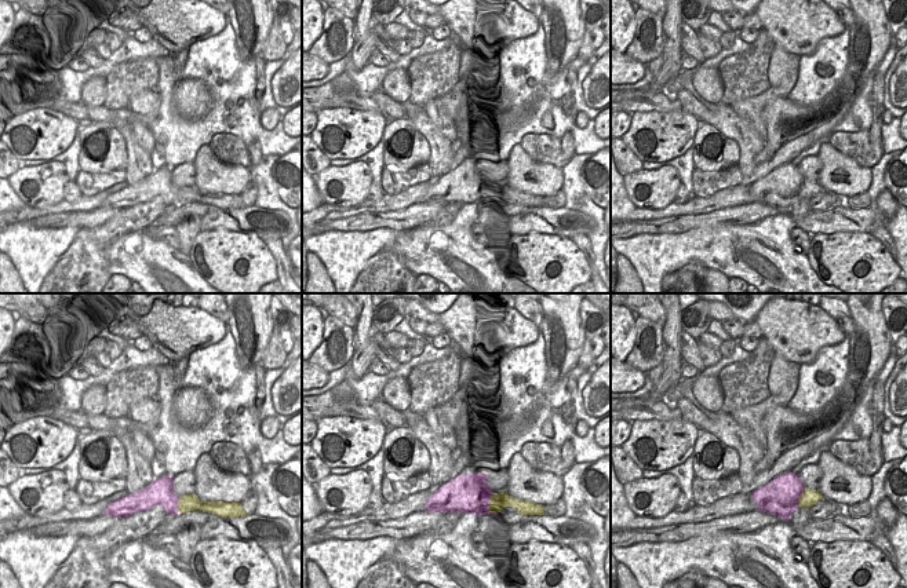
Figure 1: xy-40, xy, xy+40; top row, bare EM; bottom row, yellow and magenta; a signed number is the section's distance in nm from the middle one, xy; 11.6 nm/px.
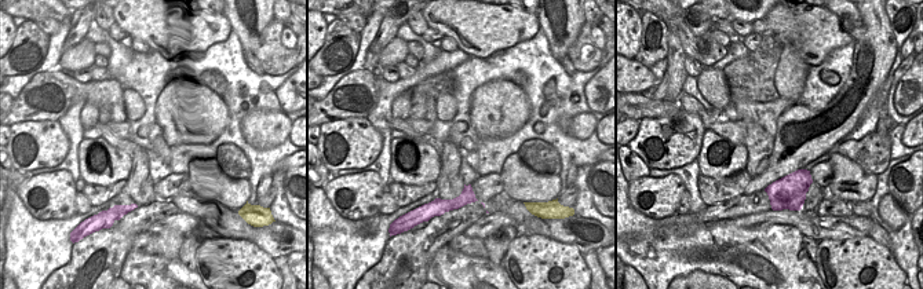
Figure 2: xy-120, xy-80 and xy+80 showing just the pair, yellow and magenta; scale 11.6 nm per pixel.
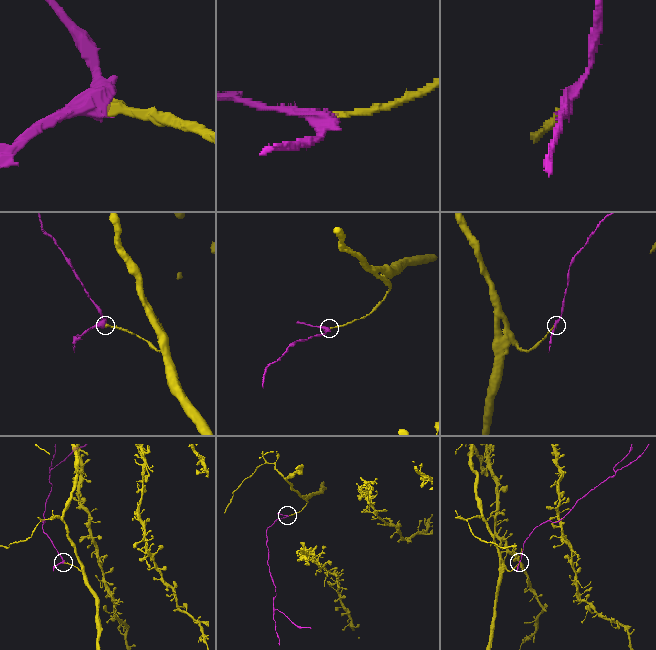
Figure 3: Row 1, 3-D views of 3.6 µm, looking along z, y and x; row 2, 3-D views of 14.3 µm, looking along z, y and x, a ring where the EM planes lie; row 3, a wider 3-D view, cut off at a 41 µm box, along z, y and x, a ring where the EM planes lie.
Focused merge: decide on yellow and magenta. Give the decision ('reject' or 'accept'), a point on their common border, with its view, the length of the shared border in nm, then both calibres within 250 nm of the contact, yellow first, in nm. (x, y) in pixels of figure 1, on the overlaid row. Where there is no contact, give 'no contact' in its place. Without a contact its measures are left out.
accept | xy (488, 506) | 280 nm | 200/440 nm

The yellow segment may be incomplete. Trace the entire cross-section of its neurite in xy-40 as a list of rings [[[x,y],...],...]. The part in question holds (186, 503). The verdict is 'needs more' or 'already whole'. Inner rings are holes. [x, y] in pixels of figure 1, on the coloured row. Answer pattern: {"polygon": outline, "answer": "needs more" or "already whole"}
{"polygon": [[[163,475],[134,494],[125,493],[120,500],[108,504],[102,515],[121,518],[161,505],[167,515],[200,510],[222,518],[245,516],[240,503],[200,501],[194,493],[178,497],[171,490],[171,478],[171,475]]], "answer": "needs more"}

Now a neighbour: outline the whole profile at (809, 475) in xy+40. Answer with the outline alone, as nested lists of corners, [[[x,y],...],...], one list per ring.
[[[815,464],[805,465],[801,471],[795,472],[802,482],[804,487],[811,490],[817,490],[820,479],[822,479],[822,470]]]

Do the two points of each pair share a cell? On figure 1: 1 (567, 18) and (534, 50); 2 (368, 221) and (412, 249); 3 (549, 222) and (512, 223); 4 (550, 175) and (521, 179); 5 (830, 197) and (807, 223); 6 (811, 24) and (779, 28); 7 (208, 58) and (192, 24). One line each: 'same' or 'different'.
1: different
2: different
3: same
4: same
5: different
6: same
7: different

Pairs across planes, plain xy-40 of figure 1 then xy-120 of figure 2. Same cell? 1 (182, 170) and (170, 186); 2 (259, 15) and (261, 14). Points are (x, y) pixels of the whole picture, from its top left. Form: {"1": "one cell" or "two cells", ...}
{"1": "one cell", "2": "one cell"}

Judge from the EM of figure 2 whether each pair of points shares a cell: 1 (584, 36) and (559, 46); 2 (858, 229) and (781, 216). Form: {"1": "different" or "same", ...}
{"1": "different", "2": "same"}

